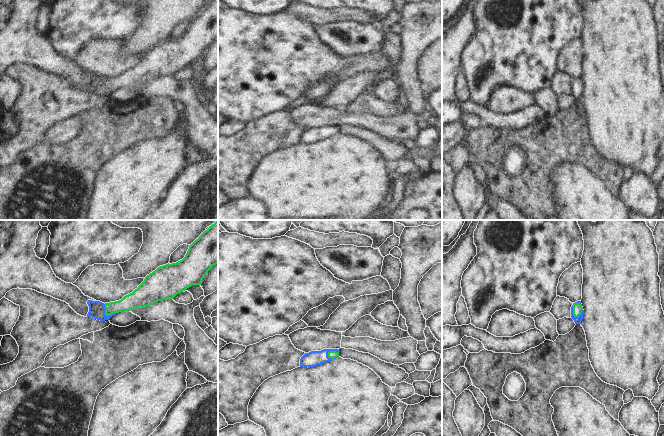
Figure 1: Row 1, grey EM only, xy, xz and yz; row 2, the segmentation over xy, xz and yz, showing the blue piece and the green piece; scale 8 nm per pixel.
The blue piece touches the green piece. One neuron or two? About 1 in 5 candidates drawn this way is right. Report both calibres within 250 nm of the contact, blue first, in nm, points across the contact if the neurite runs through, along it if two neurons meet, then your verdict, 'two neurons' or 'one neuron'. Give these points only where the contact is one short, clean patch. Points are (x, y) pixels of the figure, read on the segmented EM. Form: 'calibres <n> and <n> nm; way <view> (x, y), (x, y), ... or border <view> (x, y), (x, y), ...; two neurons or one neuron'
calibres 130 and 120 nm; way xy (96, 308), (104, 314), (109, 309), (130, 301); one neuron

